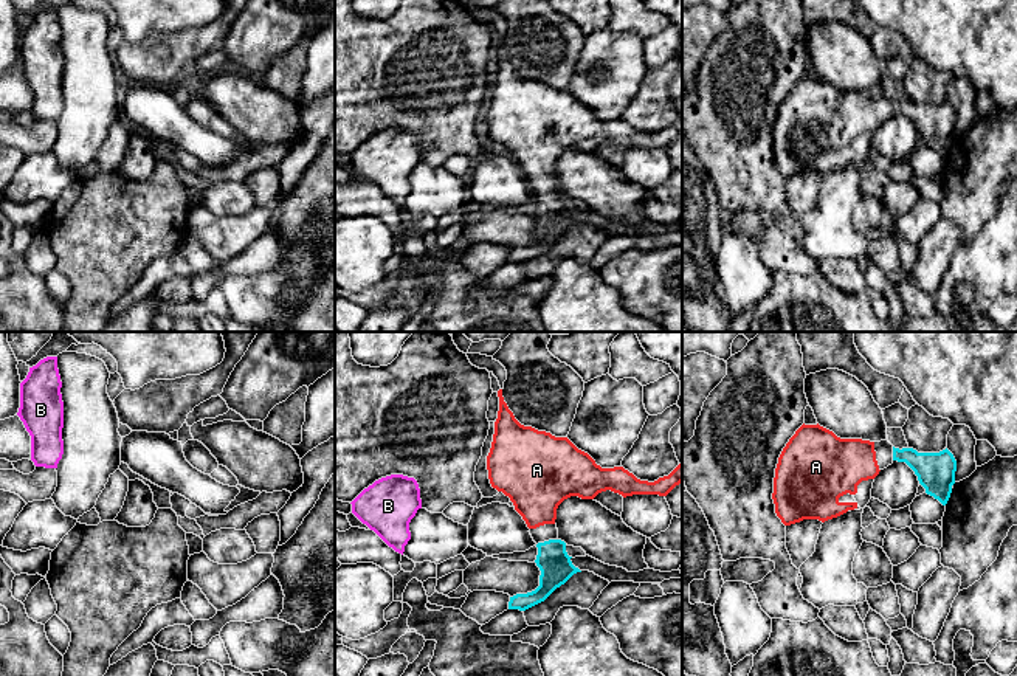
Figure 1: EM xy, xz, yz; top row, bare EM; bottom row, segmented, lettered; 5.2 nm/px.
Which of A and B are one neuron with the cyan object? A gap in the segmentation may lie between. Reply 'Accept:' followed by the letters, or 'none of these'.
Accept: A

